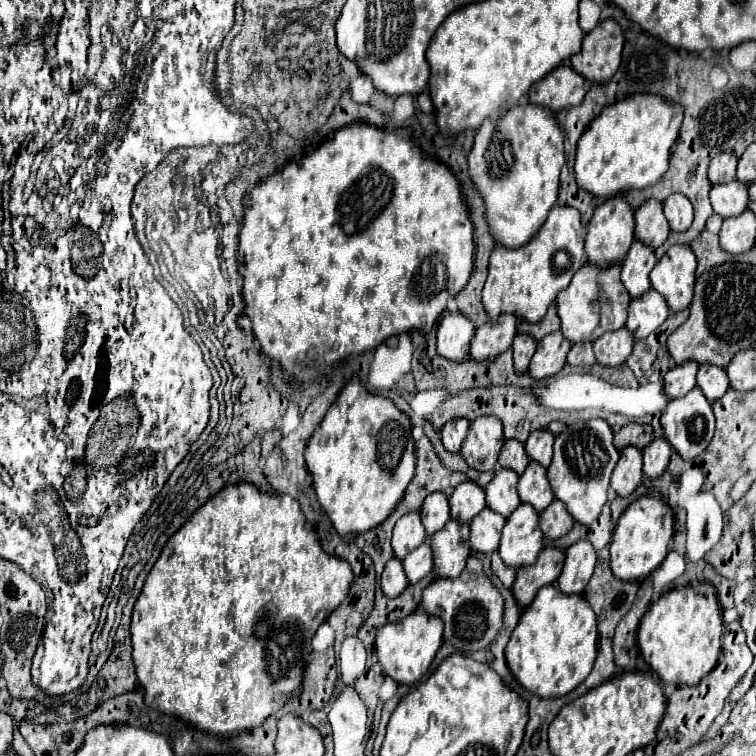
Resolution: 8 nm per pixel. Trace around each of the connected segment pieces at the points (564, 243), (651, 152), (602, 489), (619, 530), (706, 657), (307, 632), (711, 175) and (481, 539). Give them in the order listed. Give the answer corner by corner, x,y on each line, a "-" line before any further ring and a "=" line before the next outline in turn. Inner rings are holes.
554,206
548,220
526,246
510,250
498,244
492,252
488,278
480,294
480,302
488,318
498,318
510,312
532,324
540,322
550,304
554,304
558,292
564,290
576,270
586,264
584,238
586,230
580,222
580,212
570,206
=
634,94
606,106
578,140
574,174
580,188
598,198
612,198
632,188
656,184
668,170
670,148
678,138
684,110
658,94
=
590,418
586,422
576,422
572,426
568,426
562,434
556,436
554,440
554,460
552,464
548,466
548,482
552,486
552,492
554,496
566,504
566,510
568,514
580,522
580,524
592,524
600,512
602,512
602,506
606,504
608,500
608,488
610,488
610,476
612,476
612,470
620,458
614,442
612,442
614,434
612,434
612,428
610,424
604,420
604,418
=
642,496
634,500
620,516
610,544
610,568
620,580
642,580
650,576
666,558
670,540
674,536
672,508
658,498
=
694,582
682,588
672,588
650,604
648,612
640,620
636,644
642,658
662,682
694,686
716,666
722,632
722,608
716,600
714,586
706,582
=
240,482
234,486
226,486
220,490
212,500
208,500
196,514
168,540
168,546
164,546
160,554
160,562
150,570
142,594
138,596
132,612
132,624
130,624
130,634
132,634
132,658
136,666
136,676
140,686
144,688
144,702
148,708
182,718
188,722
192,728
212,734
212,736
228,736
232,732
248,732
256,726
260,726
270,714
274,714
278,708
286,704
286,700
300,696
302,692
302,676
304,676
304,664
306,656
310,652
310,640
320,628
322,622
328,620
328,616
344,602
348,596
348,586
352,584
352,570
348,562
342,558
330,556
322,550
318,544
314,532
306,530
306,520
300,510
300,504
292,496
284,494
264,494
260,492
254,484
-
222,550
240,550
240,562
224,562
226,556
220,554
=
734,152
718,154
708,166
708,180
712,184
732,182
736,178
736,164
738,164
738,158
=
490,508
482,510
470,522
470,548
474,552
492,554
500,544
504,522
506,520
500,514
496,514
494,510
490,510

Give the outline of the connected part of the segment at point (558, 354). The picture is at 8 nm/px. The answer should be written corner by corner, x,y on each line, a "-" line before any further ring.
560,332
546,334
538,342
538,350
532,356
528,374
534,380
544,380
548,376
558,374
562,370
562,366
566,364
566,354
570,348
572,348
572,342
566,340

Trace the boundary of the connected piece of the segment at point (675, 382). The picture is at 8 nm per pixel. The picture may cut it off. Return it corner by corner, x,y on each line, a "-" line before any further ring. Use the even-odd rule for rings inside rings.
692,360
668,370
668,374
664,376
664,392
668,394
668,398
674,400
690,392
696,386
696,372
698,372
698,364

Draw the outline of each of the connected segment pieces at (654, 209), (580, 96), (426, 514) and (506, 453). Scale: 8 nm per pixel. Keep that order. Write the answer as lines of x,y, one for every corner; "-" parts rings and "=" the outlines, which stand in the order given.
646,200
638,210
636,210
636,240
650,248
658,248
660,244
666,242
670,234
668,220
664,218
662,202
660,200
=
560,64
540,82
532,84
530,102
552,112
558,112
562,108
578,106
584,100
584,94
584,78
580,78
580,74
576,74
570,64
=
442,492
428,494
420,508
420,516
422,516
422,524
426,528
426,534
432,536
436,530
440,530
450,520
448,498
=
506,440
504,442
500,458
498,458
500,468
510,468
516,474
522,474
524,468
528,466
528,462
530,460
528,460
528,454
526,454
522,442
518,442
518,440

